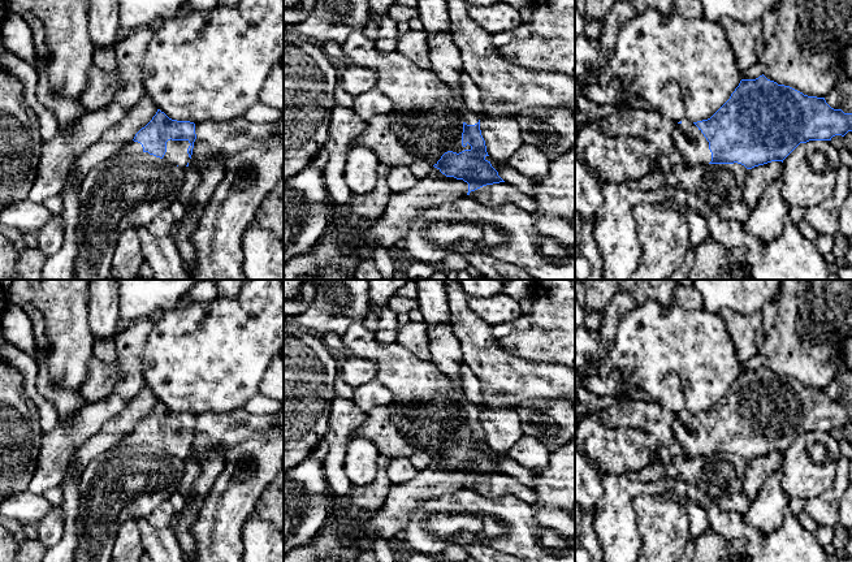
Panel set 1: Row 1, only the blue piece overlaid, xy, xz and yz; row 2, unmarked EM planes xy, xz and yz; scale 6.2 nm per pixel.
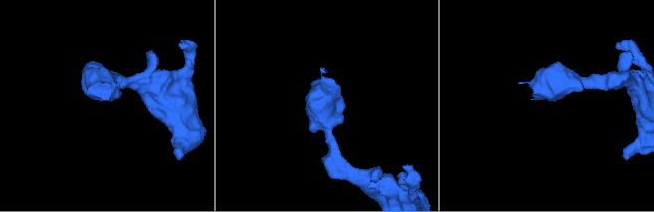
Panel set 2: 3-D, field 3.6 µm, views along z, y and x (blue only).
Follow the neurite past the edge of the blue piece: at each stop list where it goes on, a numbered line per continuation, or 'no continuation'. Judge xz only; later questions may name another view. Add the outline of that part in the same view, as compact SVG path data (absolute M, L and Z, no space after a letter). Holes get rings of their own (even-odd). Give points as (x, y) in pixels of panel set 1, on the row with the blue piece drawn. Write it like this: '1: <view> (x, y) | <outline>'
1: xz (411, 89) | M353 31L341 48L345 64L359 65L377 74L375 88L393 101L393 112L447 109L458 113L467 125L481 120L432 70L423 70L397 51L381 53L377 43L363 31Z

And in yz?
1: yz (691, 143) | M684 121L676 124L672 138L676 144L676 151L687 164L705 165L712 161L709 142L693 122Z

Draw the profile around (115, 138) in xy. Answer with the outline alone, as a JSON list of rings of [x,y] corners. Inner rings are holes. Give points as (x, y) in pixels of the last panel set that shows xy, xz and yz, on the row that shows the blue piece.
[[[144,95],[114,126],[105,130],[101,138],[78,157],[77,177],[83,177],[98,164],[120,154],[135,134],[156,114],[157,107]]]

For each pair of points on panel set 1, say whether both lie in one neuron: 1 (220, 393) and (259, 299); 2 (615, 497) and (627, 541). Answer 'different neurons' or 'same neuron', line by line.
1: same neuron
2: same neuron

